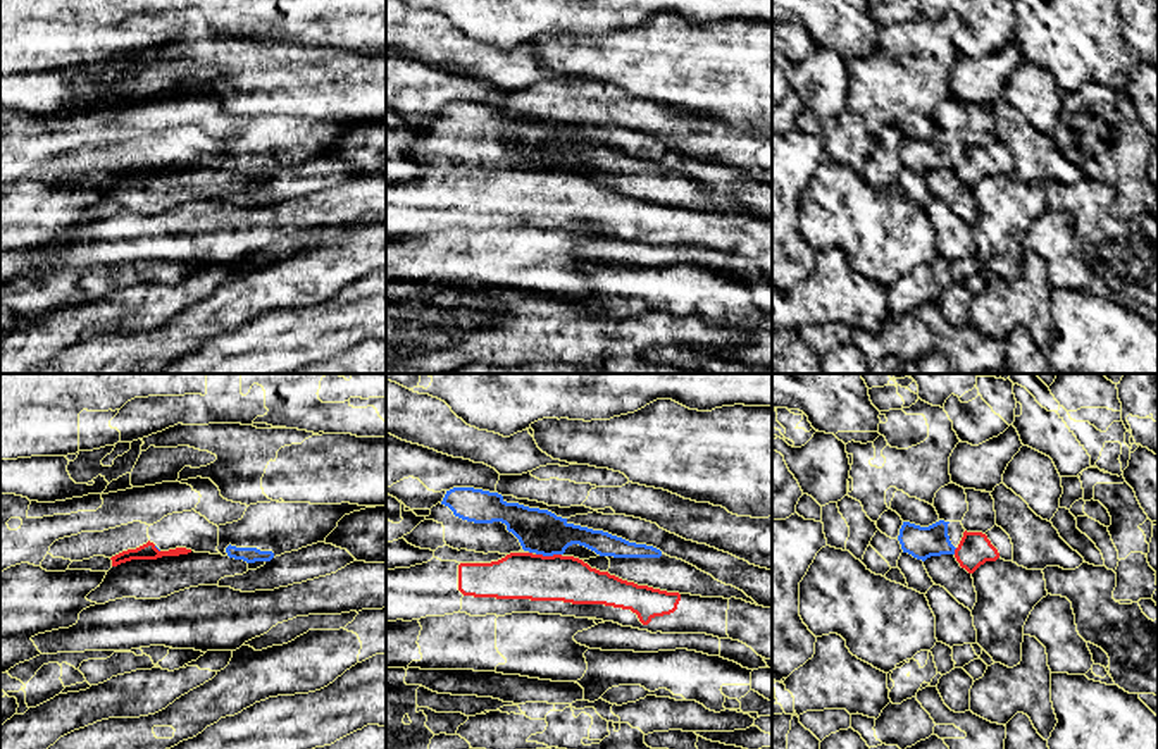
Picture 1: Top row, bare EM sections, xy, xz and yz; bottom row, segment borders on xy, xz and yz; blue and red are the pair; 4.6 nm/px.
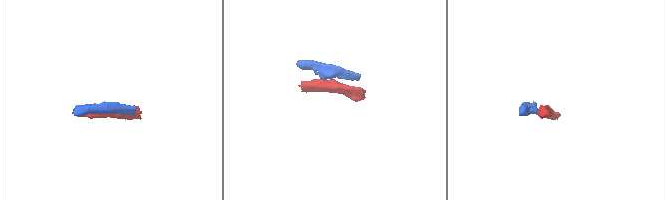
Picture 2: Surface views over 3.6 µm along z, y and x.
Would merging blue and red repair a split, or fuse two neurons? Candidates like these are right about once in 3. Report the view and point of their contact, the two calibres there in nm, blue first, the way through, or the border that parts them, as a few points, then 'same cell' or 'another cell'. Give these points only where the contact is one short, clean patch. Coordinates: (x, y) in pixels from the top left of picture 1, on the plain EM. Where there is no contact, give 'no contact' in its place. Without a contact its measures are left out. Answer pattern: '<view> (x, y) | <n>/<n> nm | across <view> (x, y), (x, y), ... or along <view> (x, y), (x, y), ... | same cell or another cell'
xz (548, 169) | 200/220 nm | along xz (536, 167), (560, 169) | another cell

